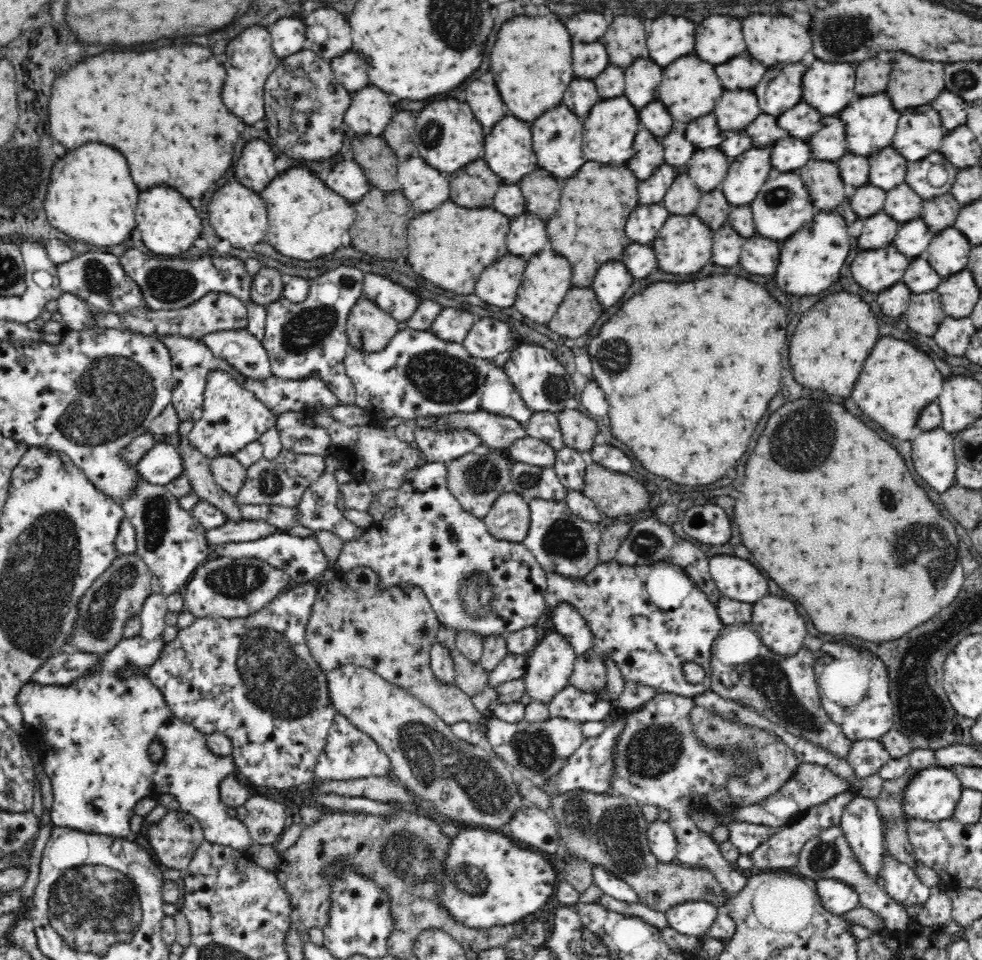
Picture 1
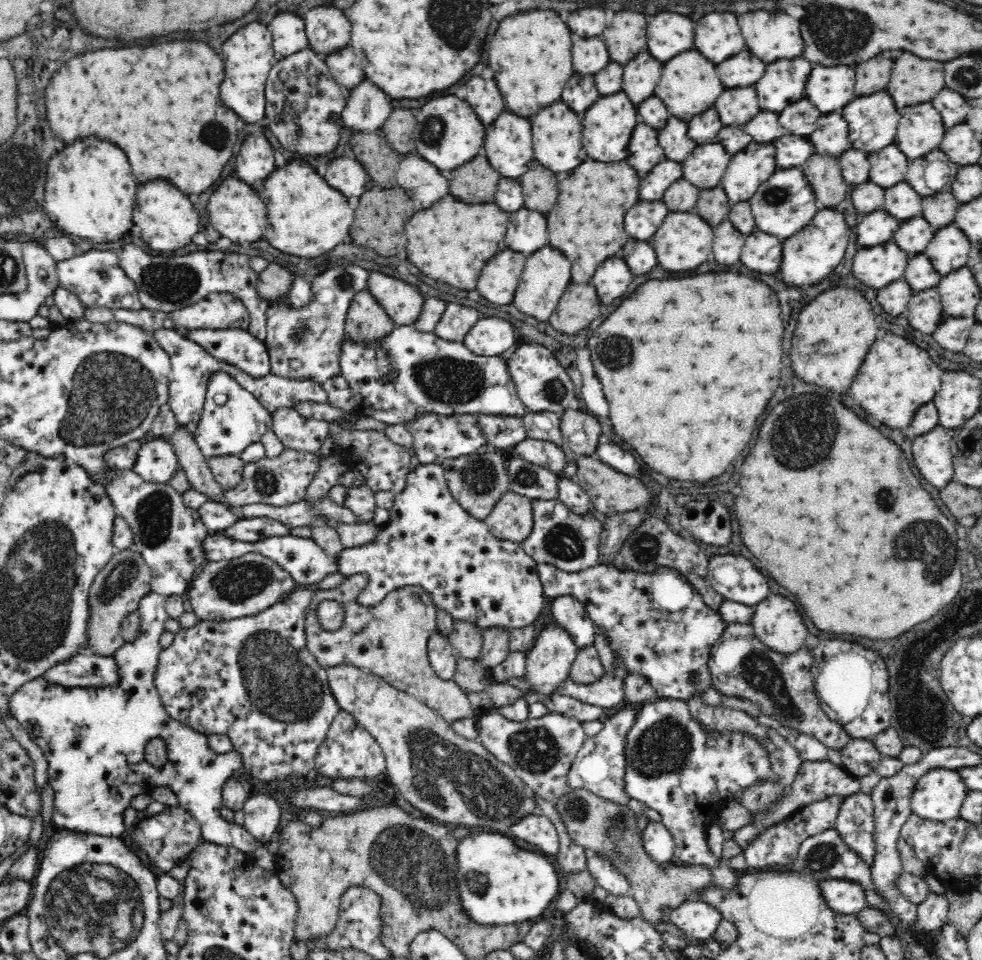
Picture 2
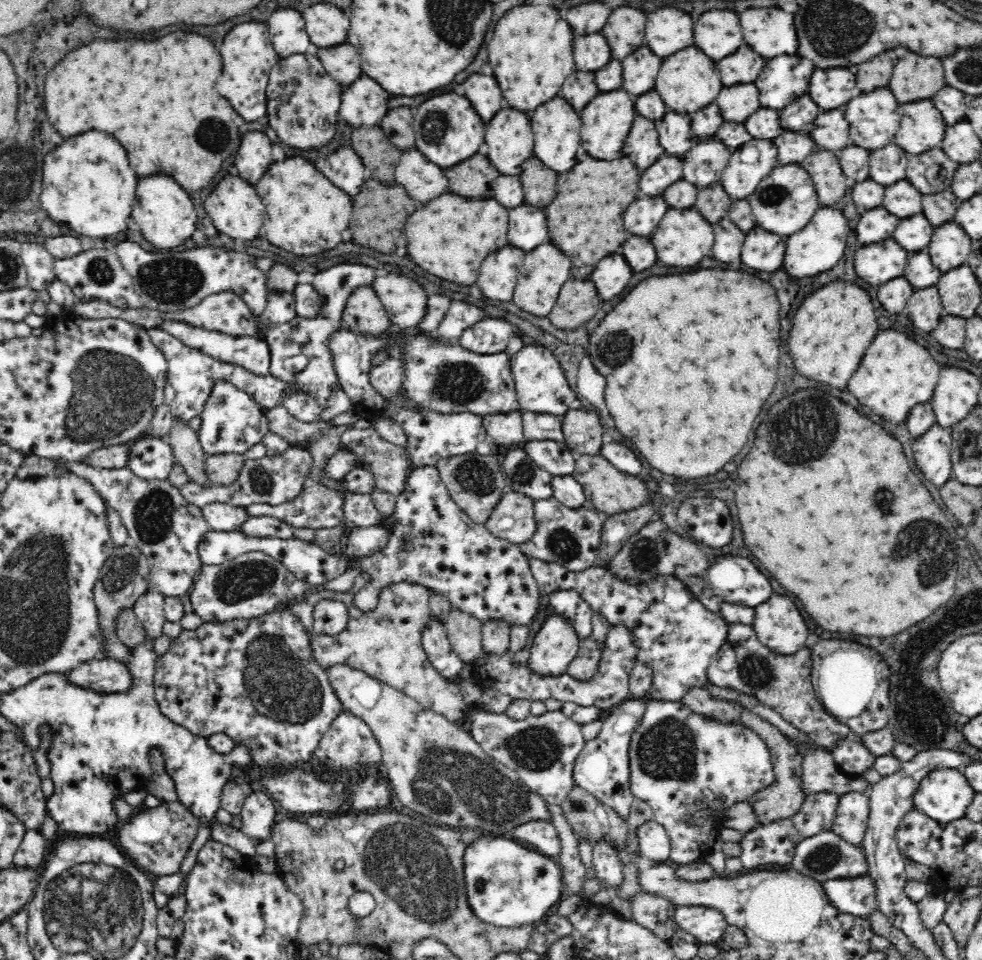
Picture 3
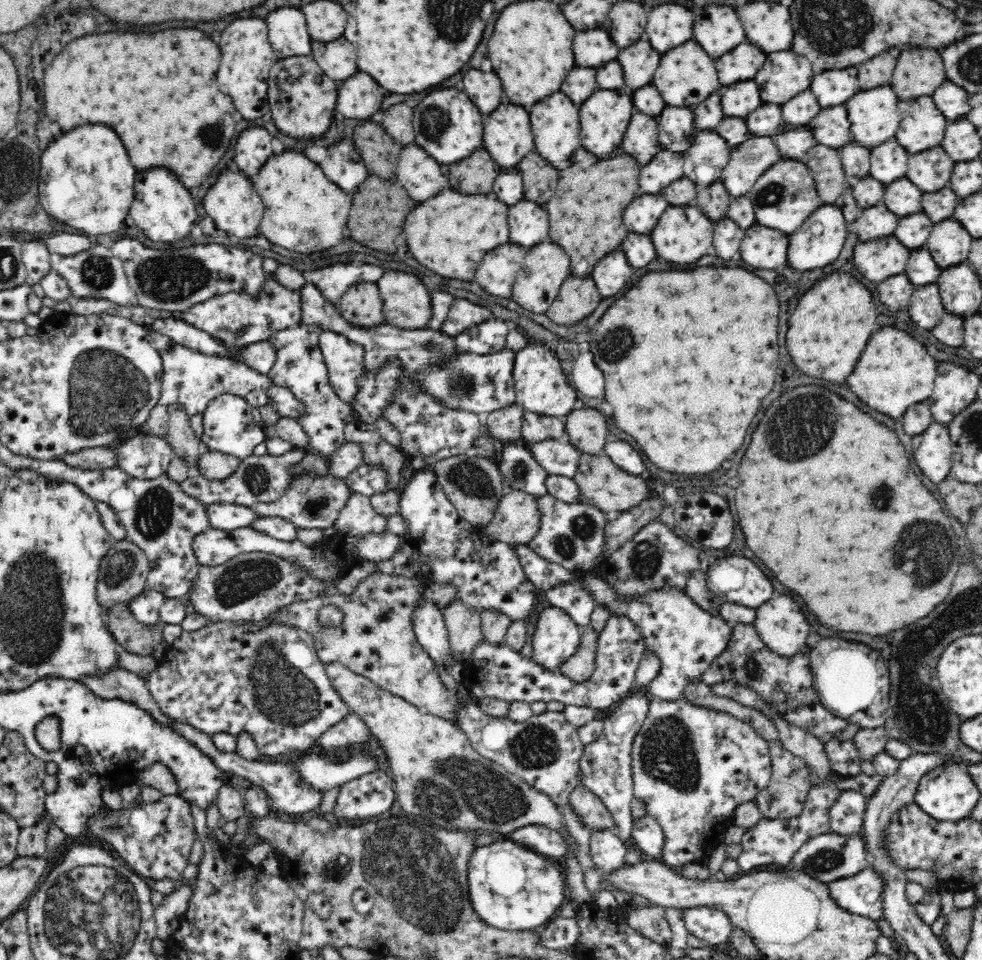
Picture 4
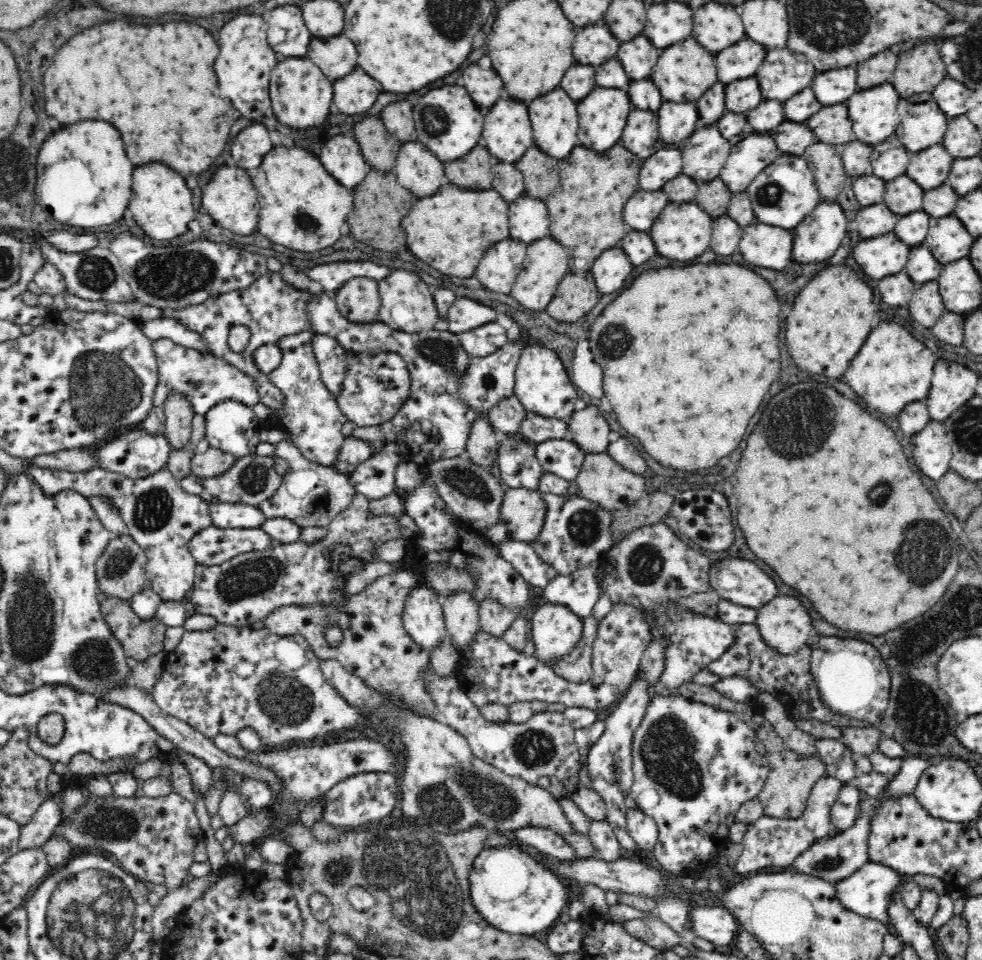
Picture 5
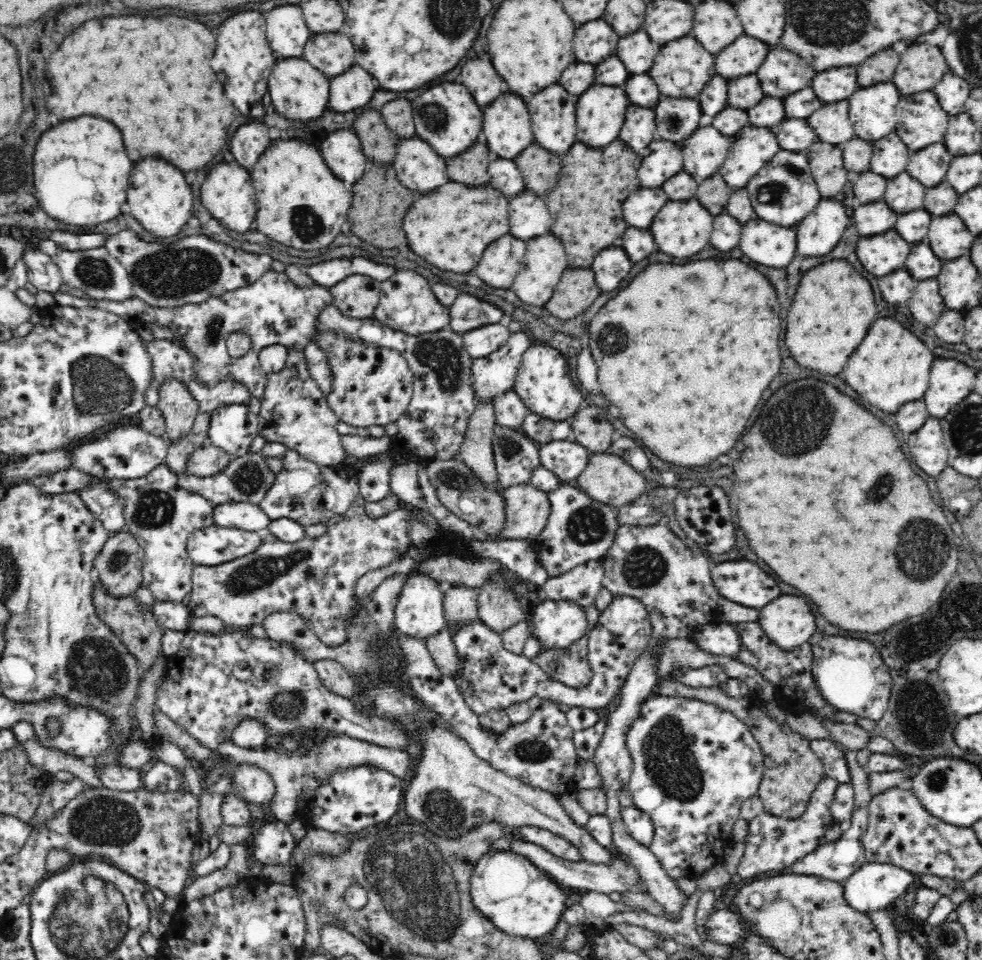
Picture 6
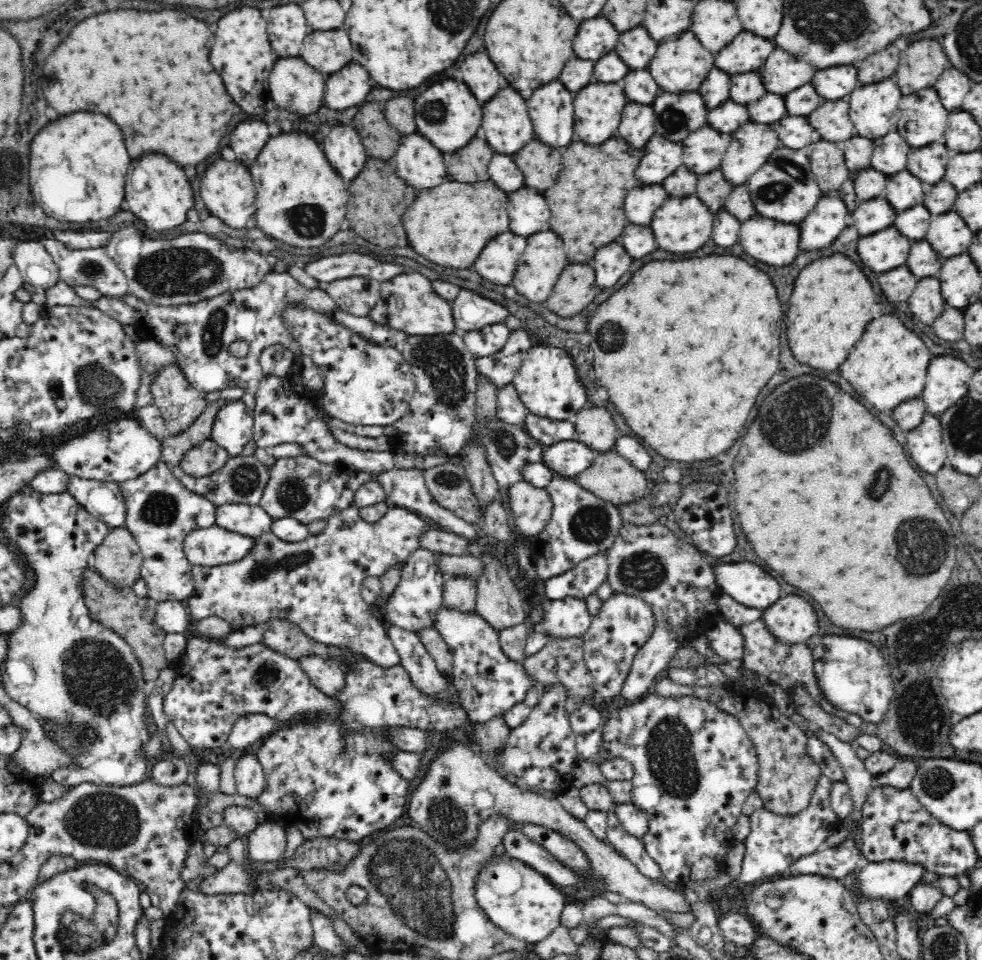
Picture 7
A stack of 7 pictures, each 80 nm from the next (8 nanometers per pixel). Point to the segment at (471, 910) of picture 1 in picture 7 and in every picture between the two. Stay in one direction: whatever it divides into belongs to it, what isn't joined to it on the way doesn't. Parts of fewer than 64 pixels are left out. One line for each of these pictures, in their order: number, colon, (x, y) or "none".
2: (500, 883)
3: (507, 885)
4: (512, 888)
5: (512, 890)
6: (506, 888)
7: (522, 902)

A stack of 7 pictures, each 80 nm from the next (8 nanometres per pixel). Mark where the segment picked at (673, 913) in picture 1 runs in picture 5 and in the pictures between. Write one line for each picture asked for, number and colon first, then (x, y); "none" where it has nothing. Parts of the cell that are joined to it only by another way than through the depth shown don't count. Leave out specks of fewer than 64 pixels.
2: (698, 919)
3: (708, 925)
4: (711, 925)
5: (717, 925)

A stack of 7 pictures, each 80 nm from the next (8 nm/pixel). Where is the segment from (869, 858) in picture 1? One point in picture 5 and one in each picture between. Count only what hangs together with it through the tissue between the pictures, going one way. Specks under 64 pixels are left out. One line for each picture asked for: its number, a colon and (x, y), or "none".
2: (854, 823)
3: (850, 820)
4: (846, 815)
5: (845, 810)

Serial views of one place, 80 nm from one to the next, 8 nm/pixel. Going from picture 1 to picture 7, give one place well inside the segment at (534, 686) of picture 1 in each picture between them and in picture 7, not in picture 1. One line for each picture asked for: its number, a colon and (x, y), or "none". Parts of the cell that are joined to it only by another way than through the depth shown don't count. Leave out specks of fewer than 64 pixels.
2: (549, 662)
3: (556, 644)
4: (556, 638)
5: (556, 630)
6: (557, 624)
7: (569, 617)

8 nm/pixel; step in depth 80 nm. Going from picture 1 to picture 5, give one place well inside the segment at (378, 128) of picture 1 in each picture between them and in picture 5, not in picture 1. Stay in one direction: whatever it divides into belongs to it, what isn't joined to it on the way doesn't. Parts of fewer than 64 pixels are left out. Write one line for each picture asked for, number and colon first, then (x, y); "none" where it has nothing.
2: (367, 108)
3: (363, 103)
4: (358, 98)
5: (356, 93)

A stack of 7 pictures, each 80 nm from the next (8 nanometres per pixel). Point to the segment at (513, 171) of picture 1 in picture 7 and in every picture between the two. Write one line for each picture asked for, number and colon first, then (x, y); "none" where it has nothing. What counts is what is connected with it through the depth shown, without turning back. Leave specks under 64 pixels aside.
2: (508, 145)
3: (509, 138)
4: (507, 137)
5: (507, 132)
6: (507, 124)
7: (507, 125)

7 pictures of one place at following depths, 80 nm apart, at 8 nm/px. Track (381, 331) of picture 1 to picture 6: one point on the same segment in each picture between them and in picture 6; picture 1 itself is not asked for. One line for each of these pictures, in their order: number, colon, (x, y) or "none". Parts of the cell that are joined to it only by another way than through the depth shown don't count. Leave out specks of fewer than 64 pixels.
2: (366, 321)
3: (364, 314)
4: (361, 304)
5: (358, 300)
6: (357, 296)

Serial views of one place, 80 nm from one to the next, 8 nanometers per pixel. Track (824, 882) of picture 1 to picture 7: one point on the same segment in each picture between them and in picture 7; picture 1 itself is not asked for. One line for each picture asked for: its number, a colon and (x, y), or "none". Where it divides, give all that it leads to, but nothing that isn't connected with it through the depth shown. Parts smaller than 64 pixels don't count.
2: (846, 897)
3: (857, 896)
4: (862, 894)
5: (867, 892)
6: (874, 886)
7: (890, 879)

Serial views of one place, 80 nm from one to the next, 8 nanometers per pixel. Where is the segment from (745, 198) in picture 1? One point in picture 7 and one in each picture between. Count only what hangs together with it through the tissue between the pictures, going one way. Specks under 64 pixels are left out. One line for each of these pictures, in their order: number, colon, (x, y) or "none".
2: (748, 169)
3: (752, 162)
4: (750, 160)
5: (747, 158)
6: (753, 148)
7: (752, 144)

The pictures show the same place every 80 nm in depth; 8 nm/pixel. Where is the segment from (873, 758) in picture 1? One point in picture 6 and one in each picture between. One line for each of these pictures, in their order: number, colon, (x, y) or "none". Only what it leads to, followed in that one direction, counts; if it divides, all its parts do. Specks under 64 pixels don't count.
2: (859, 757)
3: (850, 755)
4: (844, 760)
5: (839, 761)
6: (830, 755)

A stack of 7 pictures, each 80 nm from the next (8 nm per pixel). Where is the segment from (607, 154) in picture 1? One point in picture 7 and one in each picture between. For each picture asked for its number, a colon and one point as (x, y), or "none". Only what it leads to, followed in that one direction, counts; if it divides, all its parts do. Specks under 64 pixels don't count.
2: (610, 121)
3: (606, 121)
4: (604, 116)
5: (601, 114)
6: (600, 111)
7: (597, 109)

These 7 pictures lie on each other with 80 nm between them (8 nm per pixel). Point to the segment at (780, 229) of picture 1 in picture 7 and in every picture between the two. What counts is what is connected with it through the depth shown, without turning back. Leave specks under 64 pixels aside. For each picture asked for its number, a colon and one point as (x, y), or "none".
2: (784, 204)
3: (784, 201)
4: (784, 196)
5: (785, 192)
6: (784, 191)
7: (784, 188)

